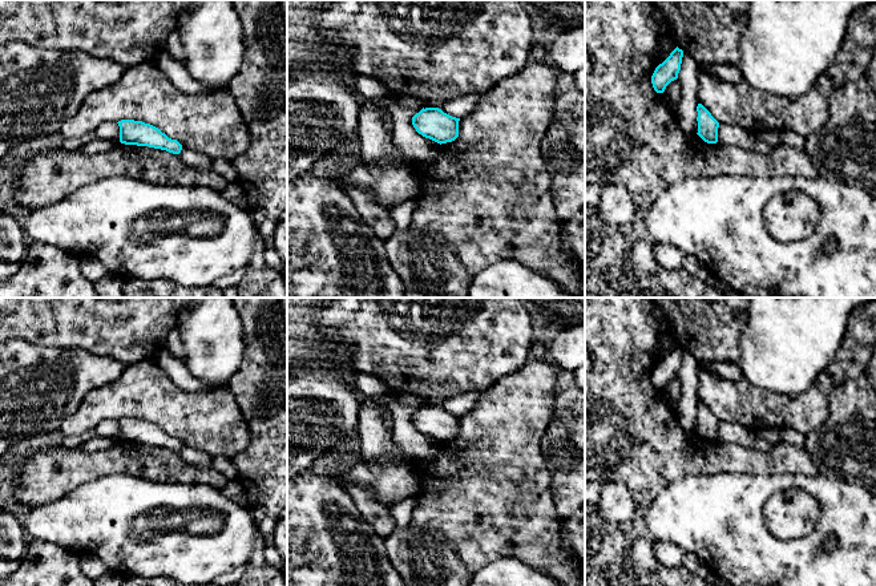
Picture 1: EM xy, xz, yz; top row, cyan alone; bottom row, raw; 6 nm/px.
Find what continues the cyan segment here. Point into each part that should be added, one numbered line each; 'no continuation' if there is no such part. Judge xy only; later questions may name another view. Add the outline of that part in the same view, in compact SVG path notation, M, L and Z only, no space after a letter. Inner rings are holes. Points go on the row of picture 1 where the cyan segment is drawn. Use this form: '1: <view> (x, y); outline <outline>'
no continuation

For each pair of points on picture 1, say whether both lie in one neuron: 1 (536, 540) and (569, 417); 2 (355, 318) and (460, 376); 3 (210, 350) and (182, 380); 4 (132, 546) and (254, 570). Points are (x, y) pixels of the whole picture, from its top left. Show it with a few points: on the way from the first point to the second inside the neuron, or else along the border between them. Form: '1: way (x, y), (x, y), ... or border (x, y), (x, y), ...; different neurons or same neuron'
1: border (543, 457), (550, 475), (550, 498), (558, 516); different neurons
2: way (382, 323), (427, 363), (434, 364); same neuron
3: border (182, 359), (186, 368), (210, 388); different neurons
4: border (257, 541), (251, 557), (245, 565); different neurons

